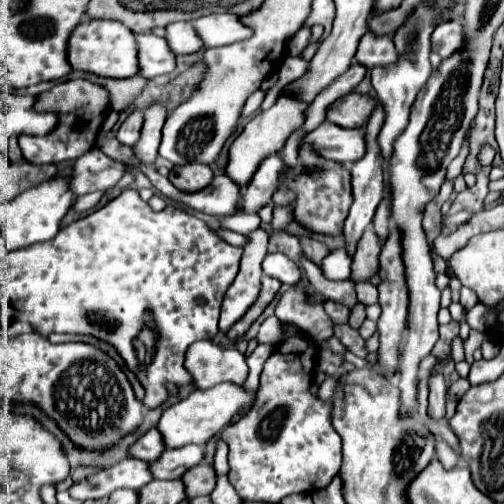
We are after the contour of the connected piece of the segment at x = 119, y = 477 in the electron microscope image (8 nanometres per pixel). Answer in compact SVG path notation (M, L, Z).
M129 457L129 459L115 463L109 469L99 469L97 473L73 483L69 487L69 495L81 501L101 499L101 497L111 495L111 491L115 489L123 489L123 487L141 489L149 481L151 481L149 463Z

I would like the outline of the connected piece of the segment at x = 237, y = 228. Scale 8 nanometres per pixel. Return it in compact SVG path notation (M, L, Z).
M236 213L221 218L222 226L243 235L260 227L261 219L256 213Z

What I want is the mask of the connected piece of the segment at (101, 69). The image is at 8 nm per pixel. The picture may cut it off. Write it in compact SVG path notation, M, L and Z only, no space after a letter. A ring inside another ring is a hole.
M81 21L67 43L67 61L75 71L99 77L131 77L137 73L137 53L133 33L119 21Z

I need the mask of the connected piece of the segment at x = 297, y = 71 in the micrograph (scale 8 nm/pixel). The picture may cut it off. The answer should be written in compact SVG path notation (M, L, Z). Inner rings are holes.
M286 57L280 64L277 75L278 81L266 93L261 110L267 110L274 105L279 92L290 82L302 77L308 69L308 62L300 57Z

